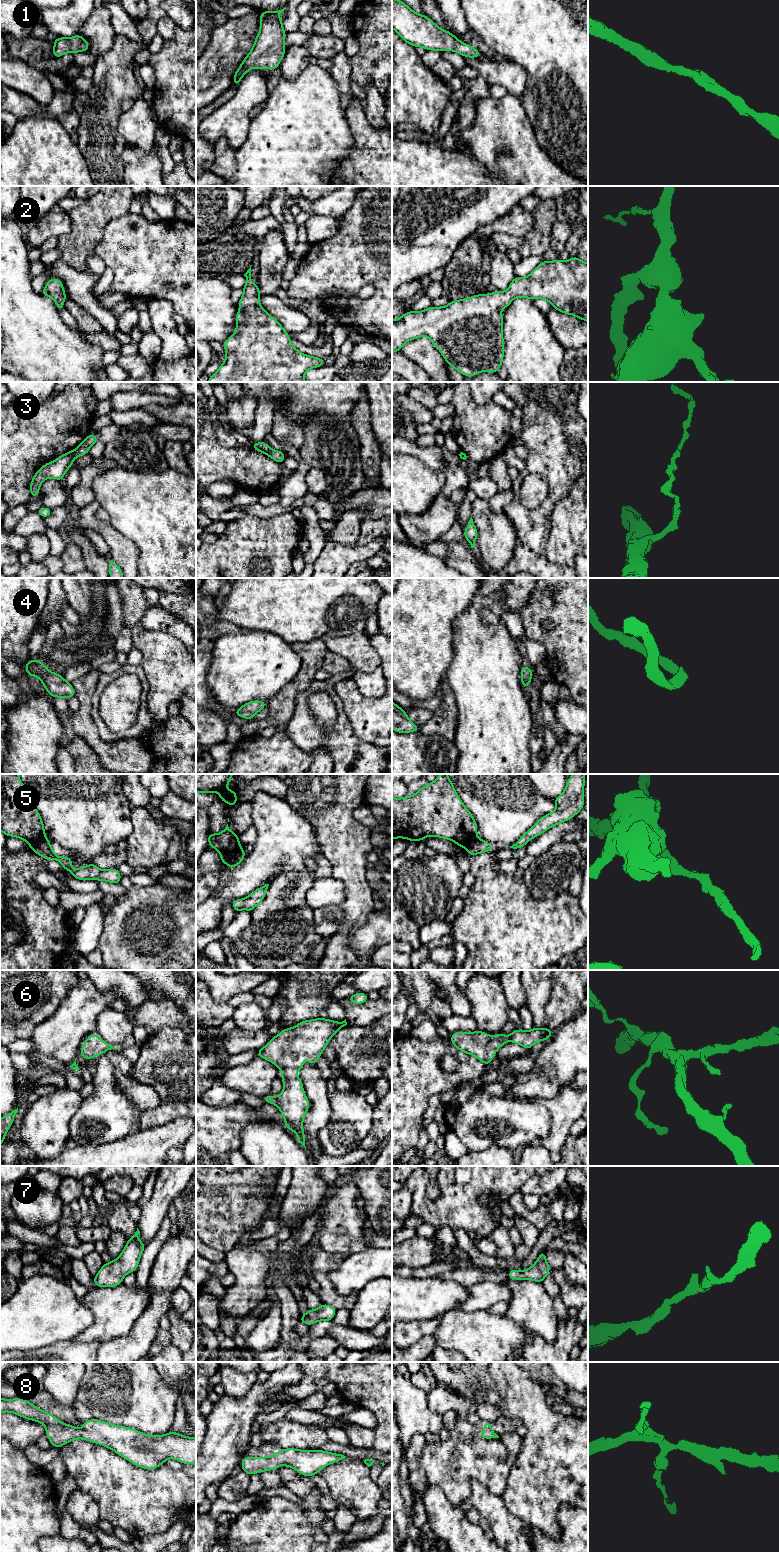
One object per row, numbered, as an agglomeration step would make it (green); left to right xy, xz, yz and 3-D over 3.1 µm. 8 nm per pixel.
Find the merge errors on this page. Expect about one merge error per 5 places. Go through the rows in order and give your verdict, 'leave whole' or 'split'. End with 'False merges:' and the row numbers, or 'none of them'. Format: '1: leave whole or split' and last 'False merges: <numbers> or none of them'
1: leave whole
2: leave whole
3: split
4: leave whole
5: split
6: leave whole
7: leave whole
8: leave whole
False merges: 3, 5

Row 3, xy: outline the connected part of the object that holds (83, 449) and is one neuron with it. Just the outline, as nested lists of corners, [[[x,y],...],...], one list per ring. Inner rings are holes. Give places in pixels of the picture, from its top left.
[[[96,434],[87,435],[80,445],[72,451],[73,459],[82,455],[87,455],[92,445],[96,444],[98,437]]]

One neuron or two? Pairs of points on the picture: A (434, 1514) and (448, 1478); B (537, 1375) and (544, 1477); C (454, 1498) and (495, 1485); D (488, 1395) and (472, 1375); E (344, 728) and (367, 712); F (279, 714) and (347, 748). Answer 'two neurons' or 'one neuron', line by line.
A: two neurons
B: two neurons
C: one neuron
D: one neuron
E: two neurons
F: two neurons

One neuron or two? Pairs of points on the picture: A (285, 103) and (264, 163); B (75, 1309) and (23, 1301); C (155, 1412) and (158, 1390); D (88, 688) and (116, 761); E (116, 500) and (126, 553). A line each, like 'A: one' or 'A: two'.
A: one
B: one
C: one
D: one
E: two

